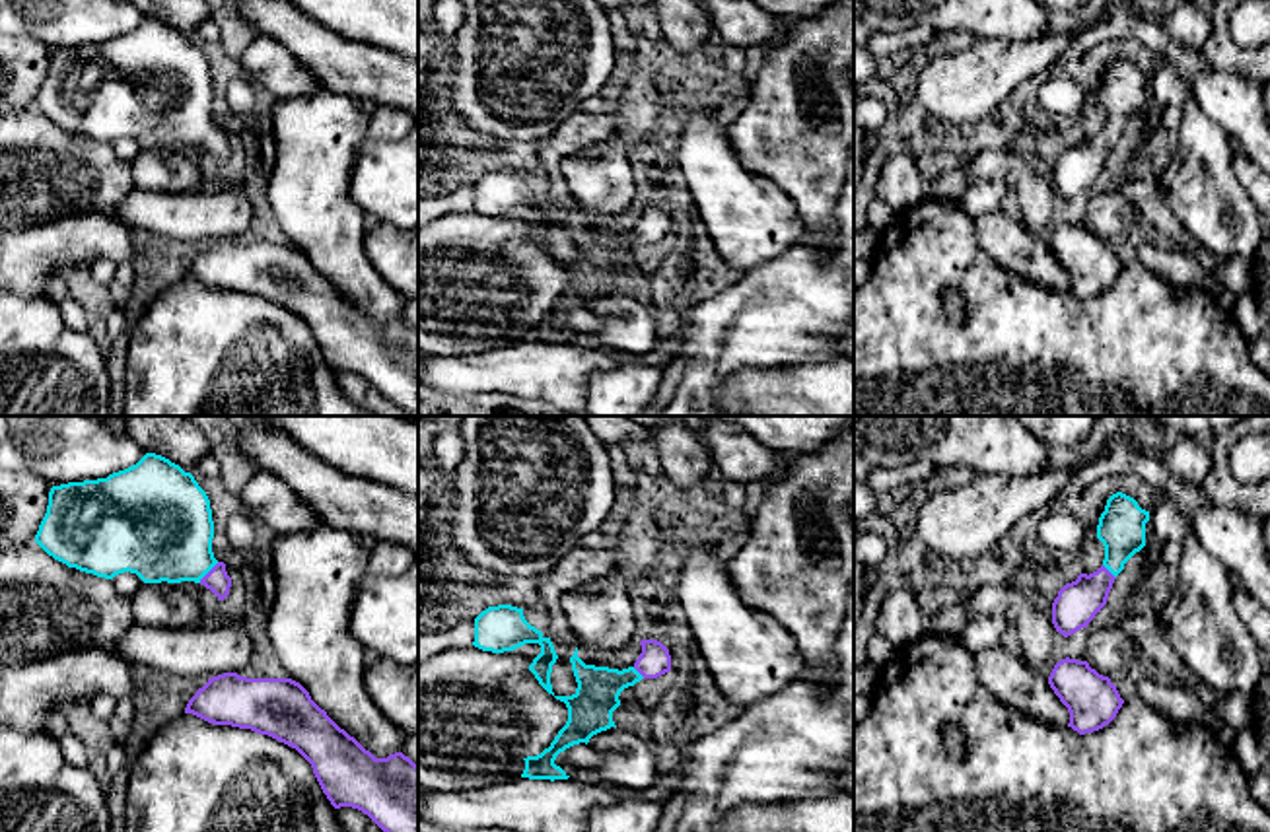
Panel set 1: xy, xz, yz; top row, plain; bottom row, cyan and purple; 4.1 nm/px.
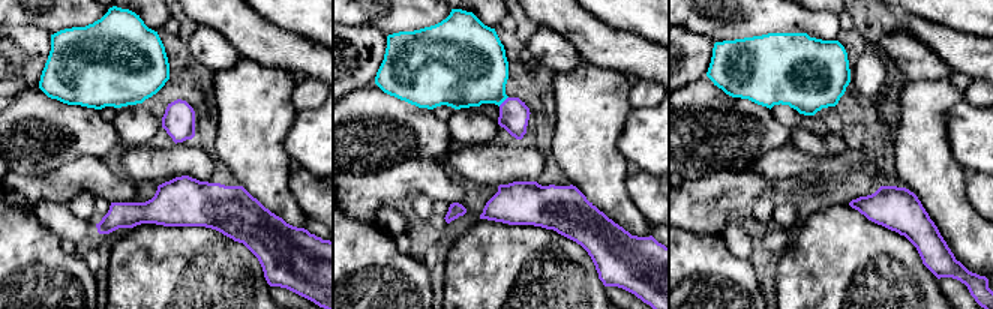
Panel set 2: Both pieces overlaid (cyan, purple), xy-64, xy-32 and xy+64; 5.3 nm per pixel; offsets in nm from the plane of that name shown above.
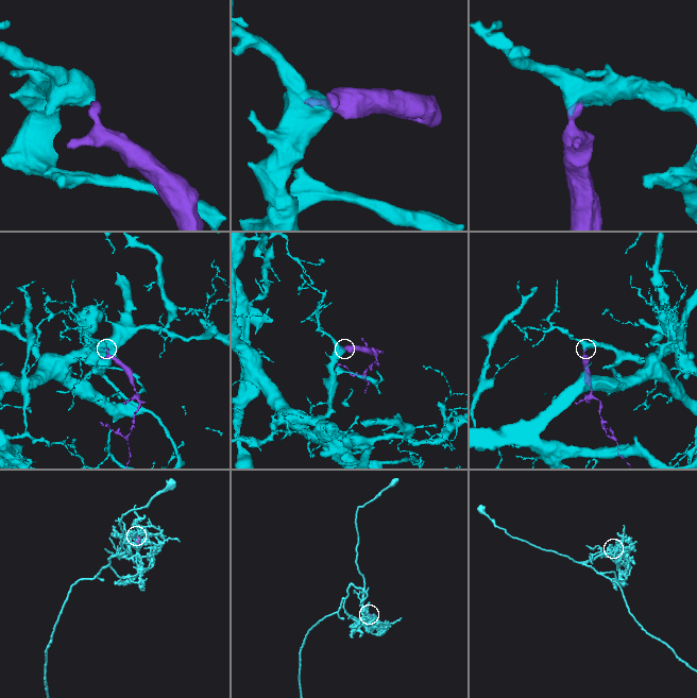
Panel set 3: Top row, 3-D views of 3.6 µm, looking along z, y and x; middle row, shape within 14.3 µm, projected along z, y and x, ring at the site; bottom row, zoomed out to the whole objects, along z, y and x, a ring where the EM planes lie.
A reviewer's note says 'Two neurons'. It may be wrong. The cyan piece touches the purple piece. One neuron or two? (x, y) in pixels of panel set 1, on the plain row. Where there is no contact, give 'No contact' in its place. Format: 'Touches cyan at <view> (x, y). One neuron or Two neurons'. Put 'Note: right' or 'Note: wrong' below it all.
Touches cyan at xy (209, 135). One neuron
Note: wrong

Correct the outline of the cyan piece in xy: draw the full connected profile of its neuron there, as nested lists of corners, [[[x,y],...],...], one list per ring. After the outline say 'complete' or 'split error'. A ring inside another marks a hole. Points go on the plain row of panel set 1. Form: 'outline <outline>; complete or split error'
outline [[[146,17],[136,29],[107,43],[53,51],[35,107],[54,124],[97,142],[136,138],[144,148],[194,146],[220,165],[231,142],[212,117],[210,64],[191,37],[169,23]]]; split error

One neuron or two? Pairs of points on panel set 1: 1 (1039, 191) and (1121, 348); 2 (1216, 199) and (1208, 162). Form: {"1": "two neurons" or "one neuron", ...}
{"1": "two neurons", "2": "one neuron"}

